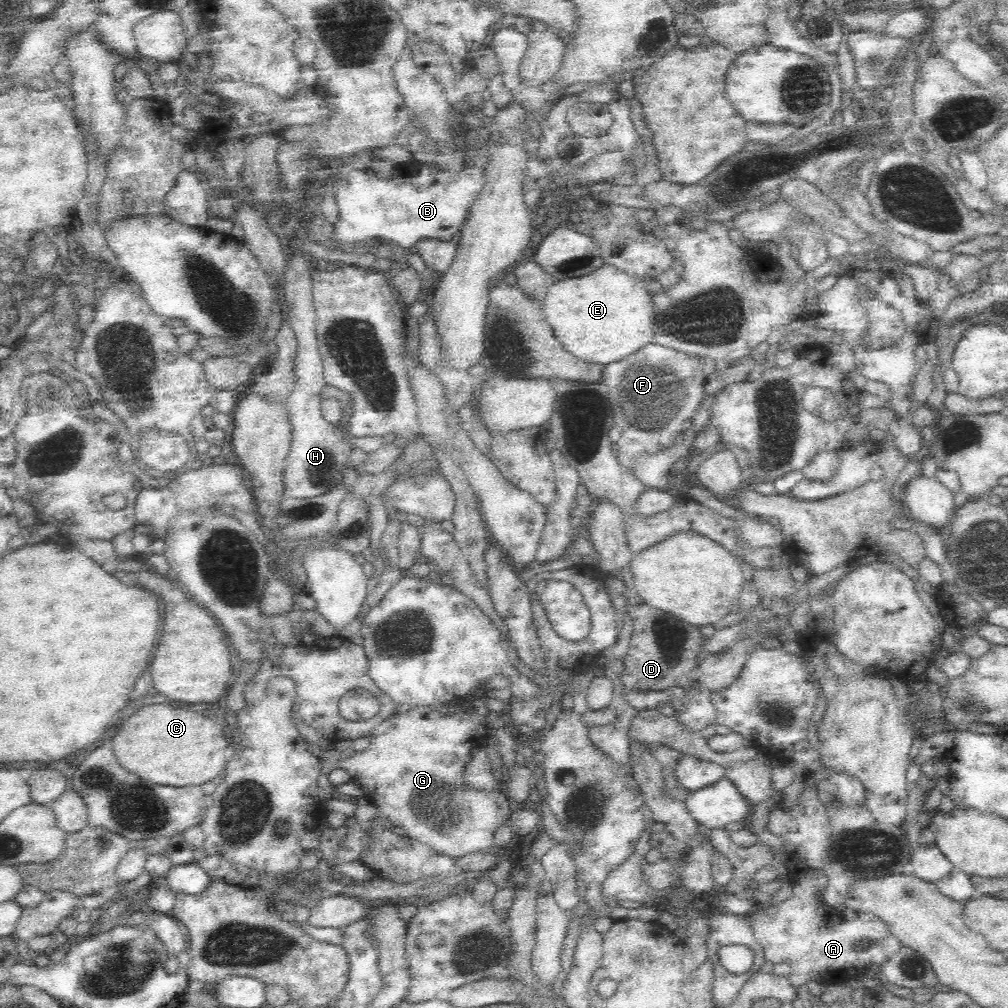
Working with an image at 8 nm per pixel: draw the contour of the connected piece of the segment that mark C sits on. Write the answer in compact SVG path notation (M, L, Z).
M152 704L130 716L112 738L118 762L132 774L164 786L198 786L216 778L224 766L224 750L230 746L224 728L190 708Z

